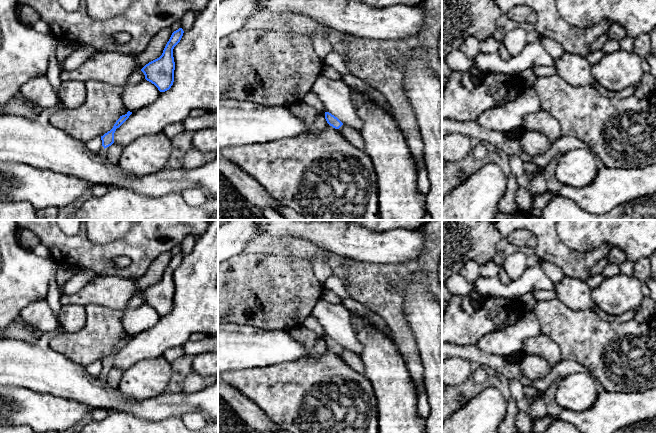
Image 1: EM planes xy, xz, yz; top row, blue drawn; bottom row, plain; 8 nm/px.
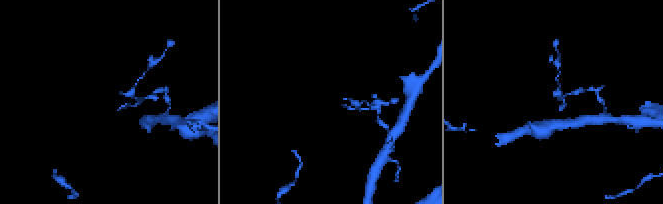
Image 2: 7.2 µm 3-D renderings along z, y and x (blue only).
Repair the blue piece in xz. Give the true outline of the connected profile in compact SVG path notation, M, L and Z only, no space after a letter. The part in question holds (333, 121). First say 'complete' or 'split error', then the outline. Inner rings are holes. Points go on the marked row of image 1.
complete | M325 112L325 119L327 123L335 129L339 129L343 123L334 115L329 112Z

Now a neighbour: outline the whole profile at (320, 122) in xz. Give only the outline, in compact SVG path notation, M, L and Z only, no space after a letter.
M325 112L318 113L313 126L313 132L315 134L320 133L325 128L326 124L327 124L327 121L325 119Z

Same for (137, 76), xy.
M137 69L129 76L129 79L125 85L132 85L132 84L140 83L145 80L146 79L145 79L144 73L141 71L141 69Z

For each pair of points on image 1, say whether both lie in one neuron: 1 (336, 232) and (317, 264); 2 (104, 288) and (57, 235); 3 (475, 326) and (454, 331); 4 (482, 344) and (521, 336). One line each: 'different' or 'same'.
1: different
2: different
3: same
4: same

